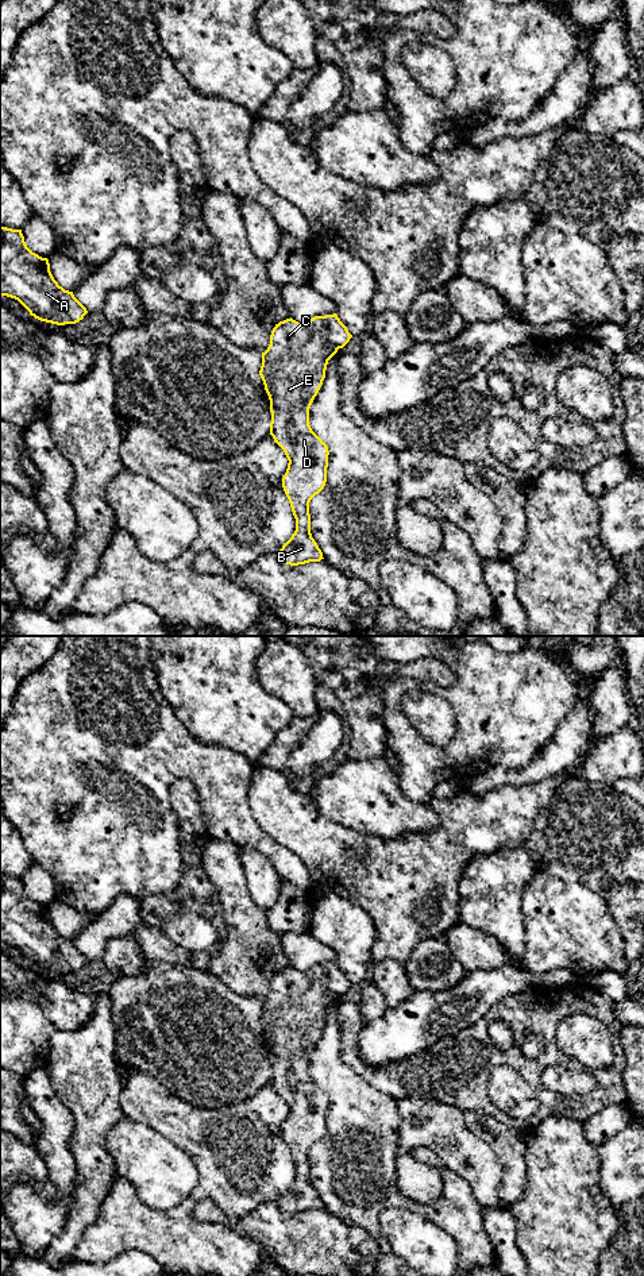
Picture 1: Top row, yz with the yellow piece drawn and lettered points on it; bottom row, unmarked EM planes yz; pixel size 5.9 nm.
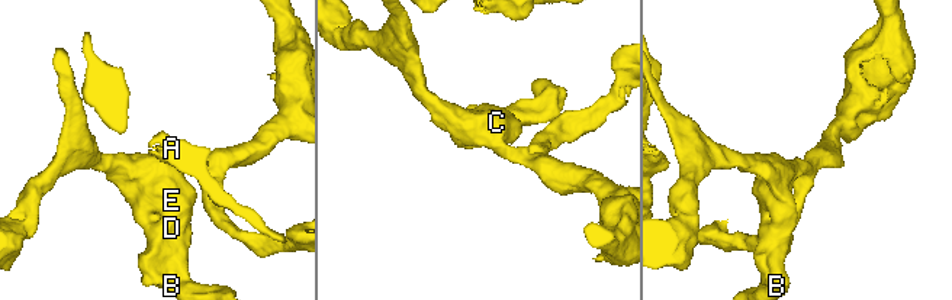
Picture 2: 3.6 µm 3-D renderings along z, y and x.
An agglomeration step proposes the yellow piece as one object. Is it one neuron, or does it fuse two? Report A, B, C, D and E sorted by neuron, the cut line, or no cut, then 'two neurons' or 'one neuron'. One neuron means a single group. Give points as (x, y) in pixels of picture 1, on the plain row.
A B C D E; no cut; one neuron

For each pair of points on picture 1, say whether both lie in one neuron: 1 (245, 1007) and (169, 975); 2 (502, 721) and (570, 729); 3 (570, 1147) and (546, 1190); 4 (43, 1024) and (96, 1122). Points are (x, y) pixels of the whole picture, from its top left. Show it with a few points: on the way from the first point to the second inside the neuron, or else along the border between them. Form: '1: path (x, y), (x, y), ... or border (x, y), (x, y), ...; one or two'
1: path (226, 998), (213, 987), (197, 986), (188, 979); one
2: border (575, 702), (575, 706), (538, 754); two
3: path (563, 1157), (563, 1172), (556, 1179); one
4: border (80, 1028), (53, 1034), (46, 1064); two

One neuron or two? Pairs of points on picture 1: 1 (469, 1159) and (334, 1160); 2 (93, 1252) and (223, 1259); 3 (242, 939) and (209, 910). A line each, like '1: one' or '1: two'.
1: two
2: one
3: two

